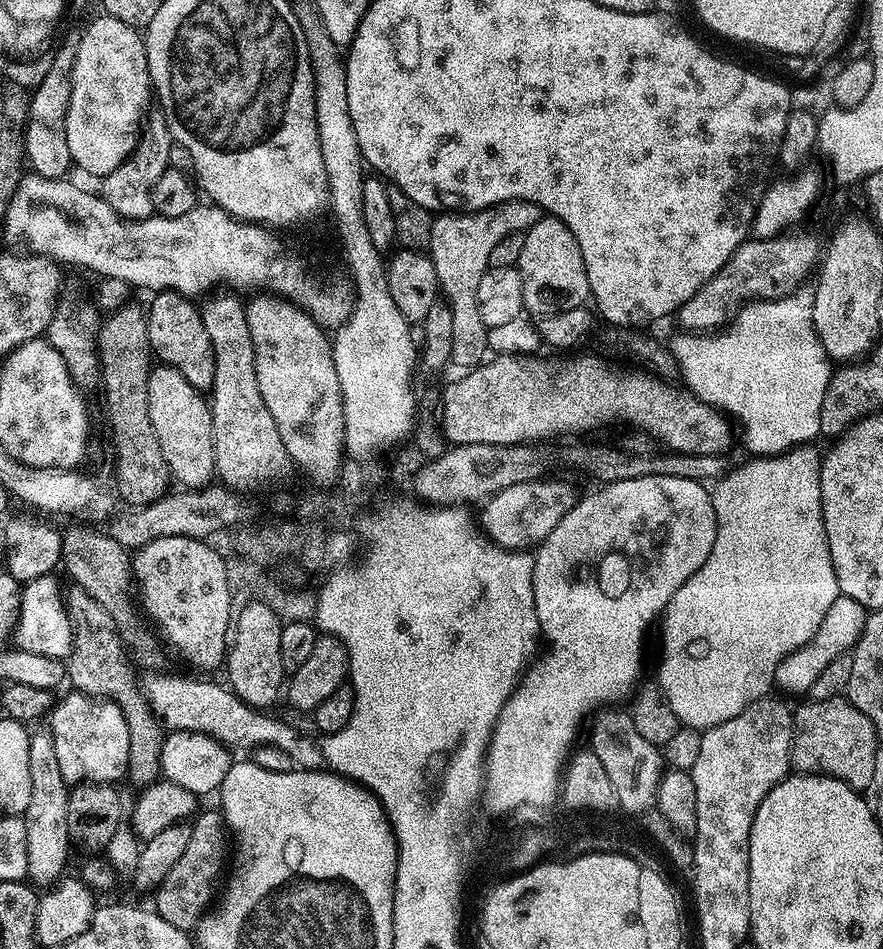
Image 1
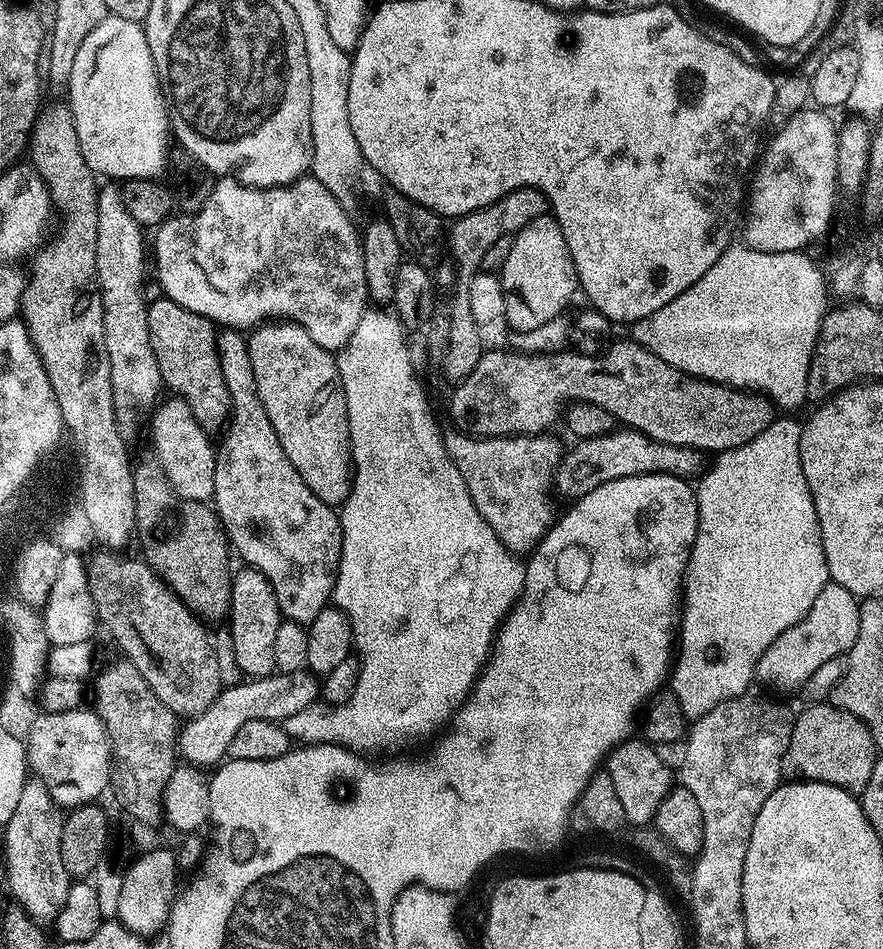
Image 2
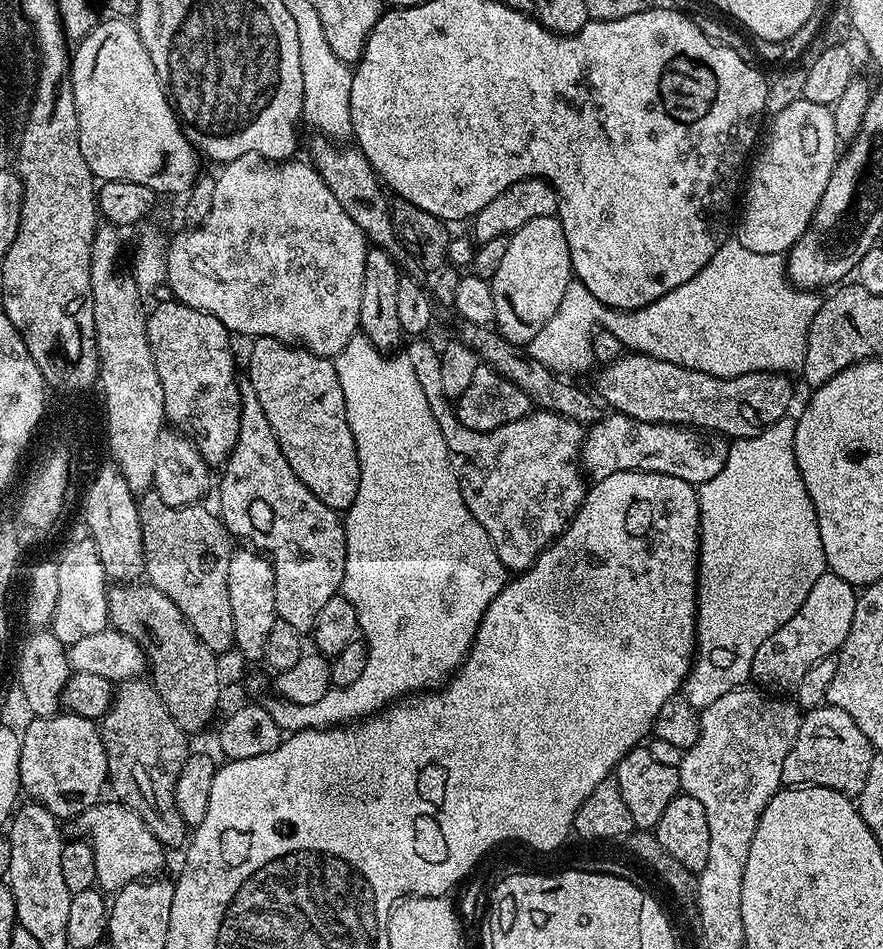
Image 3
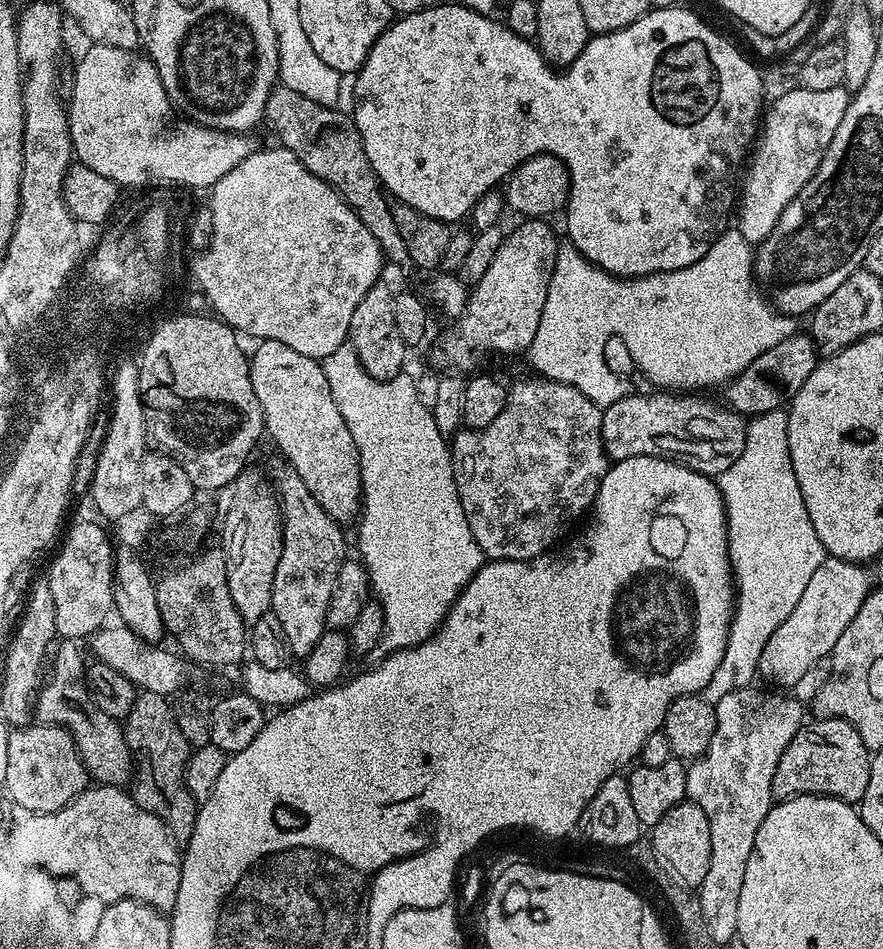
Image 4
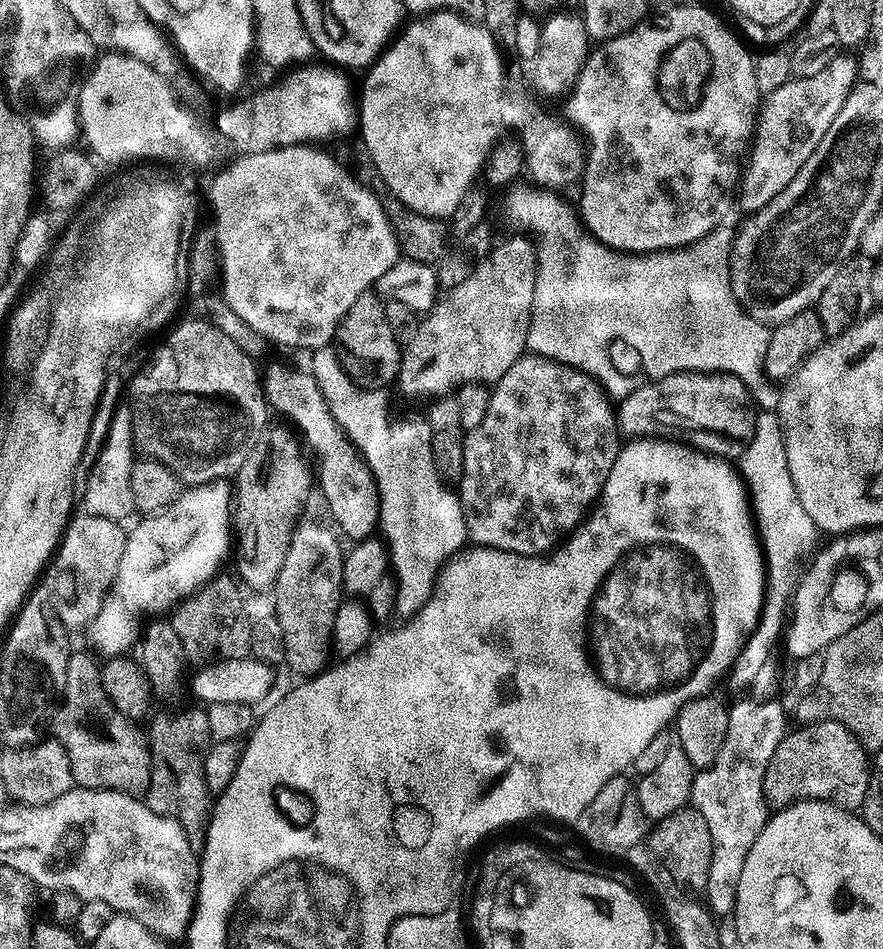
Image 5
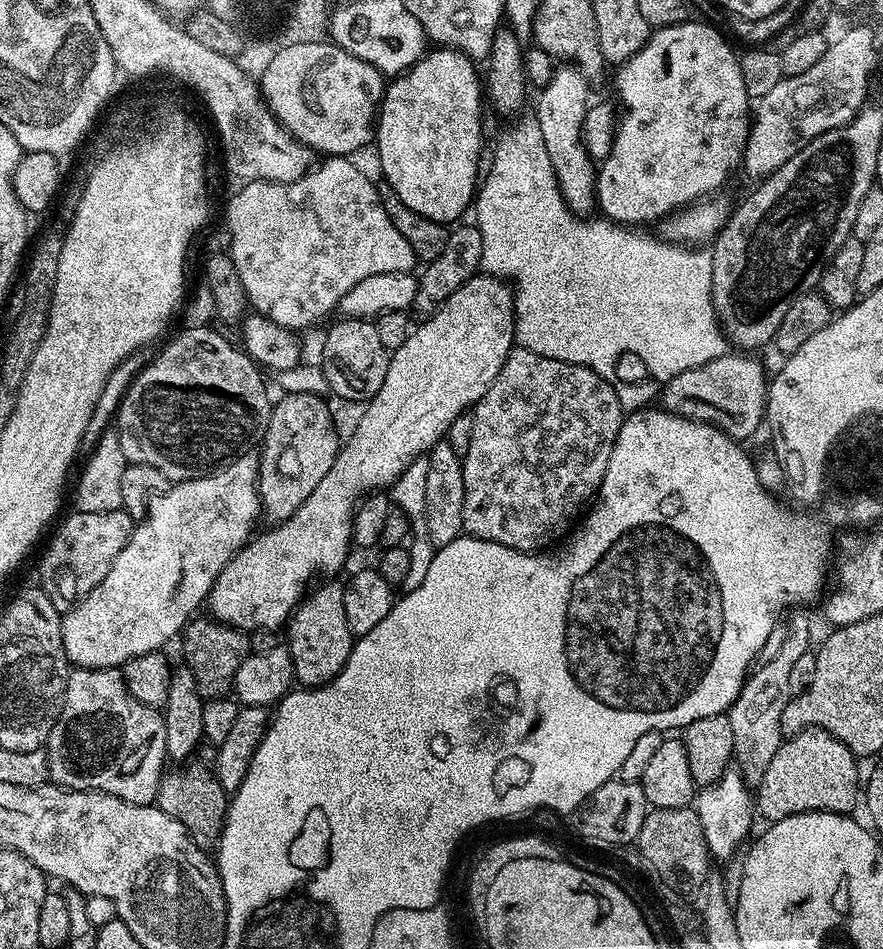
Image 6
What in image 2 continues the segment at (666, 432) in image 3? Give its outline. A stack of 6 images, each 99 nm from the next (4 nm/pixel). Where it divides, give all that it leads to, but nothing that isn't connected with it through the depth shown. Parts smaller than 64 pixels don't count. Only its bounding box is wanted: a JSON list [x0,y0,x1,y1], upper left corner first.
[554,430,702,502]

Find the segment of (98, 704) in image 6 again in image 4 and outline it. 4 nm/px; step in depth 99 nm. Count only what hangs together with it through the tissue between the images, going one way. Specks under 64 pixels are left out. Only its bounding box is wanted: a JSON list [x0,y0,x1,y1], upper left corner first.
[35,639,134,786]

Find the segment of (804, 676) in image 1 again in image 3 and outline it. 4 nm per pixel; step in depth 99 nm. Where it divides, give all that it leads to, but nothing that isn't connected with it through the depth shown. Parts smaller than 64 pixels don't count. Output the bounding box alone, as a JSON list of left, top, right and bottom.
[751,571,856,690]

